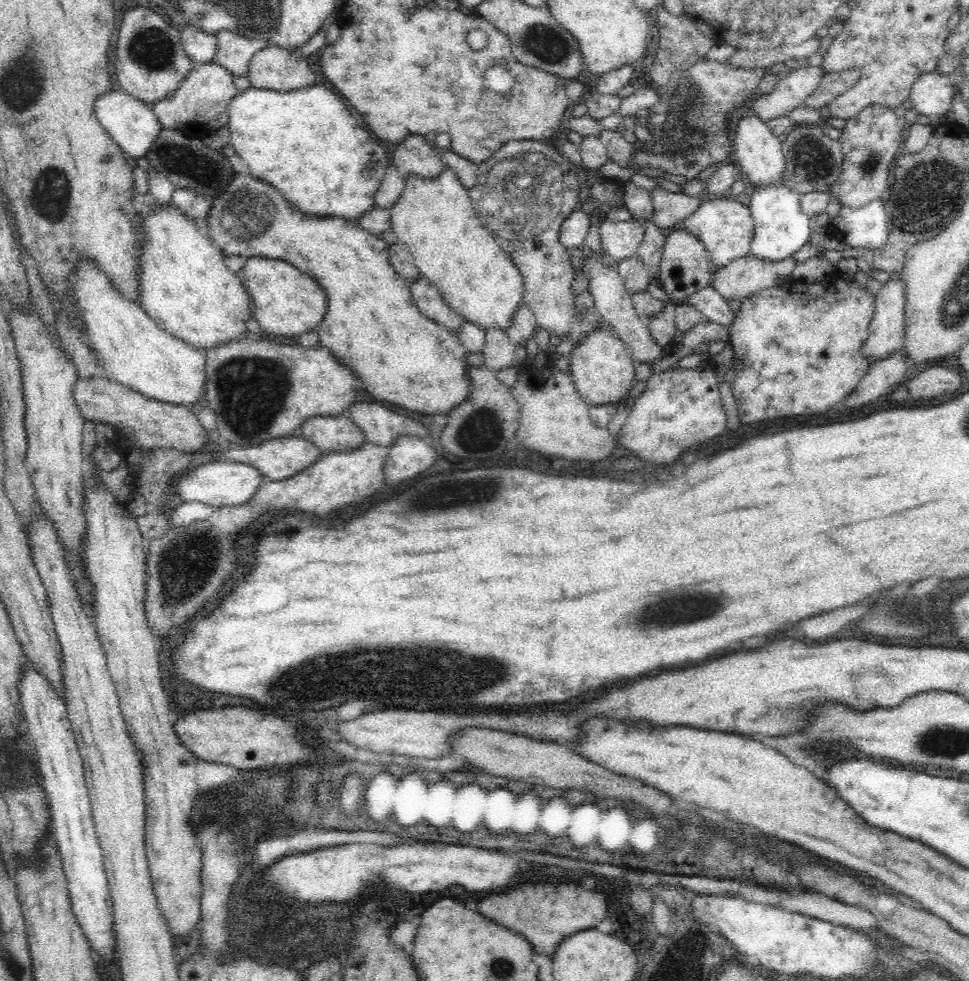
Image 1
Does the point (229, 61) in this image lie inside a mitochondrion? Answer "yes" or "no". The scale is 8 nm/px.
no

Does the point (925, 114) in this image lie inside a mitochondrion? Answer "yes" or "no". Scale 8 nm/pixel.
no

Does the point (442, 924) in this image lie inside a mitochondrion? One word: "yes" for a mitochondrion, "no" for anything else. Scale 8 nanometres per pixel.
no

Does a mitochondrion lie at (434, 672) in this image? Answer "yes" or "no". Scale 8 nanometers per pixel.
yes

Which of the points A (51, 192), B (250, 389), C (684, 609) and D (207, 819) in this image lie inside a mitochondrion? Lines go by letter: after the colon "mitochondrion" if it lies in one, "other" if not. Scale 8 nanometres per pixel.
A: mitochondrion
B: mitochondrion
C: mitochondrion
D: other

